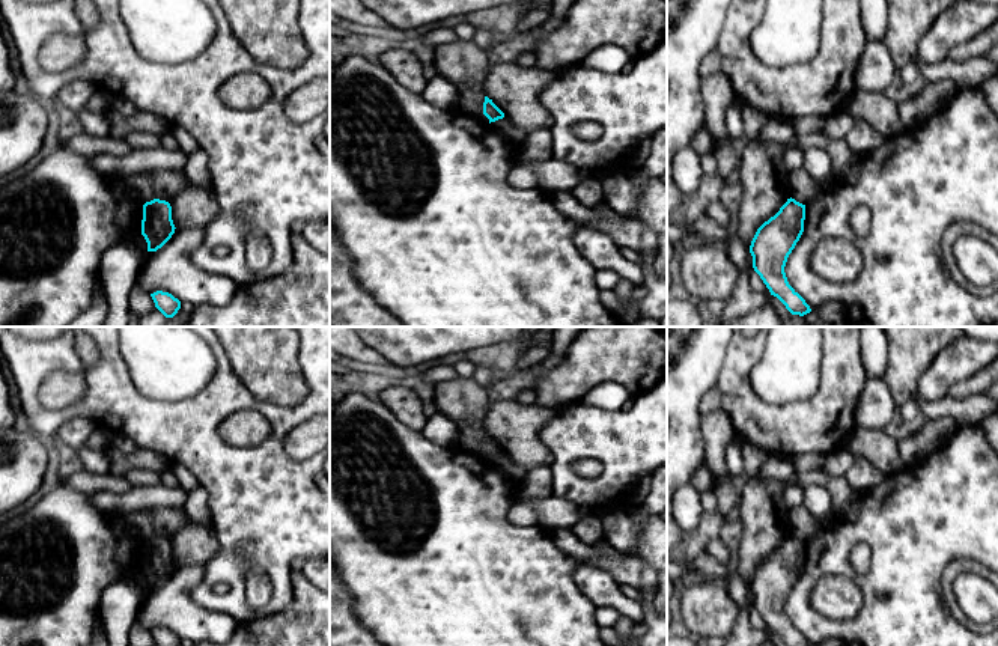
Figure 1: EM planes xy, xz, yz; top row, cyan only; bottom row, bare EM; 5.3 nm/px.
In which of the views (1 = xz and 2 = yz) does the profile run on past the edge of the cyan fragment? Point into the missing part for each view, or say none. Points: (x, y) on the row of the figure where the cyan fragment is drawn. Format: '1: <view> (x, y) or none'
1: none
2: none

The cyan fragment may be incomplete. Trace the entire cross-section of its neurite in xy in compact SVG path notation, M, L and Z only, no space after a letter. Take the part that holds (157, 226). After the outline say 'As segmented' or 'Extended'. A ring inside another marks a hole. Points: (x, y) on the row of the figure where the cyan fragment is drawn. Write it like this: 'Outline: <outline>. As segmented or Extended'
Outline: M154 199L143 205L141 235L148 242L148 251L161 248L172 238L175 229L169 202Z. As segmented

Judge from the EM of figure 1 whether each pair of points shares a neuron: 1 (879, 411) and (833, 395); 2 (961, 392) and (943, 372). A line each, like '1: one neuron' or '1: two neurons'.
1: two neurons
2: two neurons

